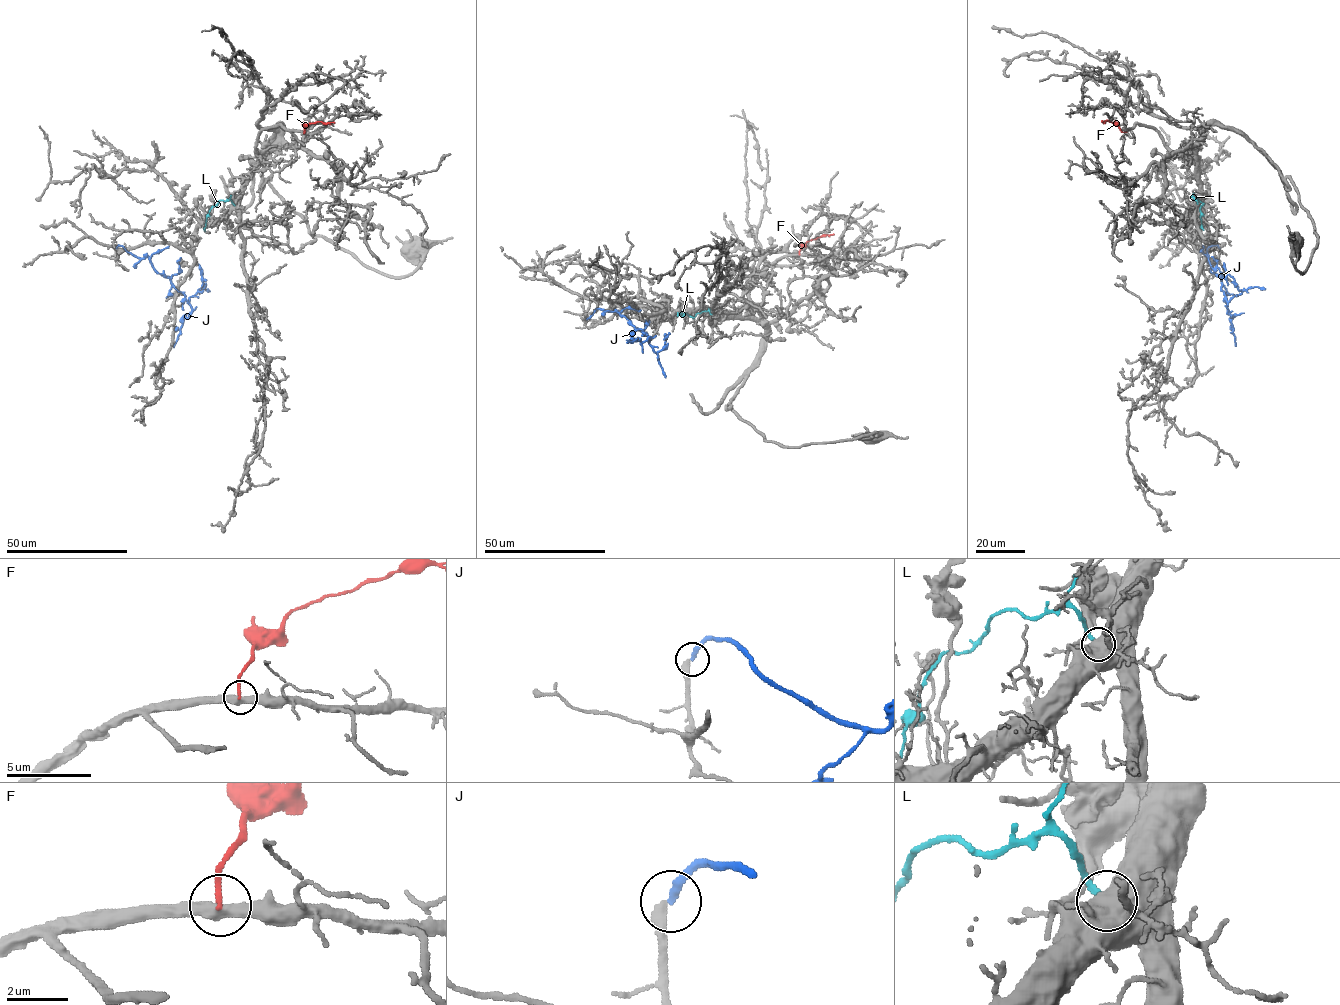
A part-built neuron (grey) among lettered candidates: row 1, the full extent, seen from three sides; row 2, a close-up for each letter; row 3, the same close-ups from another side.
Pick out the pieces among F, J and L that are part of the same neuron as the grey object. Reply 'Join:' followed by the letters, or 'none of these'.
Join: none of these

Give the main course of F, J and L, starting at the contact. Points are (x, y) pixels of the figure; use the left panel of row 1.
F: (304, 133), (309, 124), (334, 123)
J: (116, 248), (121, 245), (137, 257), (147, 256), (153, 268), (170, 279), (188, 303), (203, 287), (198, 264)
L: (234, 205), (231, 200), (220, 200), (213, 206), (205, 231)

